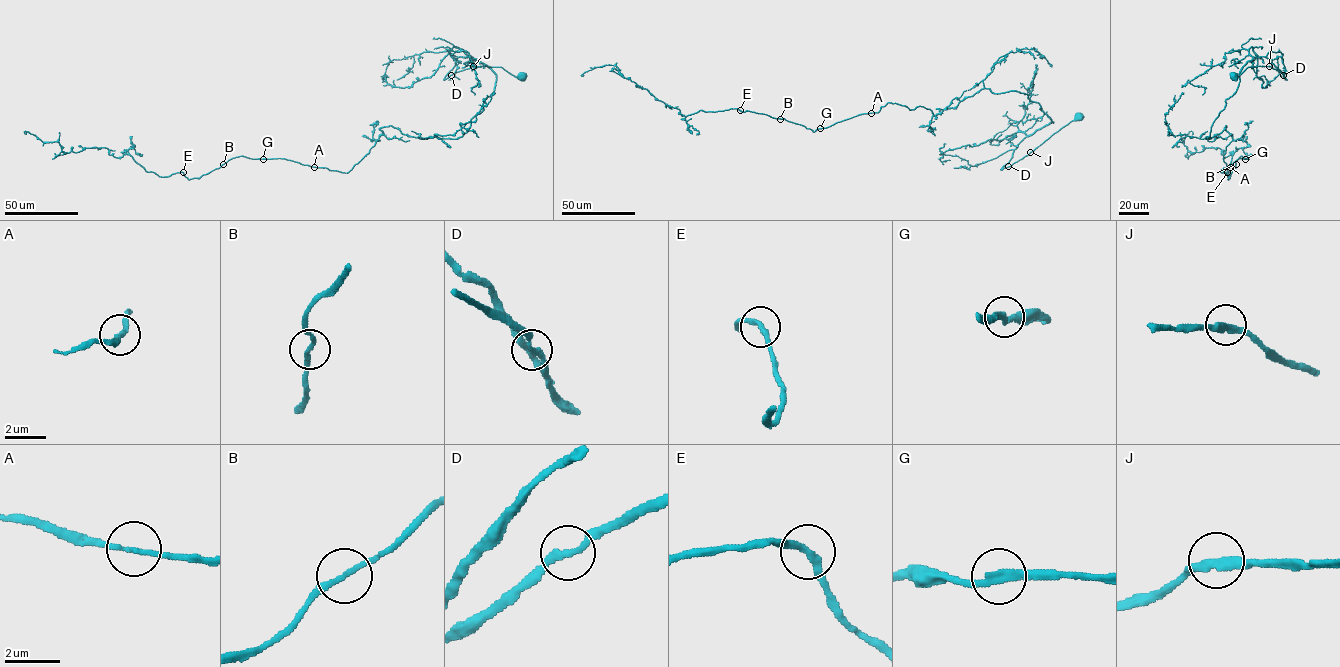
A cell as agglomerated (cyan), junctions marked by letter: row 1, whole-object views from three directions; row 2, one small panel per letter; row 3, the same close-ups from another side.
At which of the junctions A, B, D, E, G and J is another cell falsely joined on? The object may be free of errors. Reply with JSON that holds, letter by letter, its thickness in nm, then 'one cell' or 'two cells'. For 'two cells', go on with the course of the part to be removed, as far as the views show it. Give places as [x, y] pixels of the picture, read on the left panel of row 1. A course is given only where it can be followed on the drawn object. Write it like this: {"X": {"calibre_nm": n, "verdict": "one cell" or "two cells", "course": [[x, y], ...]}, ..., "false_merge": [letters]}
{"A": {"calibre_nm": 190, "verdict": "one cell"}, "B": {"calibre_nm": 200, "verdict": "one cell"}, "D": {"calibre_nm": 200, "verdict": "one cell"}, "E": {"calibre_nm": 240, "verdict": "one cell"}, "G": {"calibre_nm": 240, "verdict": "one cell"}, "J": {"calibre_nm": 280, "verdict": "one cell"}, "false_merge": []}

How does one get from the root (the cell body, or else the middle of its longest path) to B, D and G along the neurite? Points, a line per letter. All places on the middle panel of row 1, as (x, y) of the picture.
B: (1079, 118), (1001, 170), (1053, 122), (1019, 91), (982, 88), (936, 115), (888, 102), (814, 132), (780, 119)
D: (1079, 118), (1008, 166)
G: (1079, 118), (1001, 170), (1022, 139), (1053, 122), (1019, 91), (982, 88), (936, 115), (888, 102), (820, 128)

